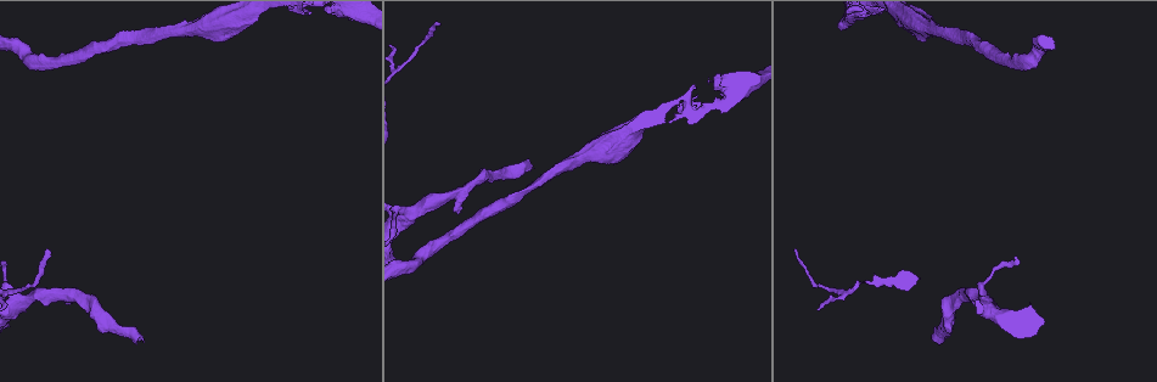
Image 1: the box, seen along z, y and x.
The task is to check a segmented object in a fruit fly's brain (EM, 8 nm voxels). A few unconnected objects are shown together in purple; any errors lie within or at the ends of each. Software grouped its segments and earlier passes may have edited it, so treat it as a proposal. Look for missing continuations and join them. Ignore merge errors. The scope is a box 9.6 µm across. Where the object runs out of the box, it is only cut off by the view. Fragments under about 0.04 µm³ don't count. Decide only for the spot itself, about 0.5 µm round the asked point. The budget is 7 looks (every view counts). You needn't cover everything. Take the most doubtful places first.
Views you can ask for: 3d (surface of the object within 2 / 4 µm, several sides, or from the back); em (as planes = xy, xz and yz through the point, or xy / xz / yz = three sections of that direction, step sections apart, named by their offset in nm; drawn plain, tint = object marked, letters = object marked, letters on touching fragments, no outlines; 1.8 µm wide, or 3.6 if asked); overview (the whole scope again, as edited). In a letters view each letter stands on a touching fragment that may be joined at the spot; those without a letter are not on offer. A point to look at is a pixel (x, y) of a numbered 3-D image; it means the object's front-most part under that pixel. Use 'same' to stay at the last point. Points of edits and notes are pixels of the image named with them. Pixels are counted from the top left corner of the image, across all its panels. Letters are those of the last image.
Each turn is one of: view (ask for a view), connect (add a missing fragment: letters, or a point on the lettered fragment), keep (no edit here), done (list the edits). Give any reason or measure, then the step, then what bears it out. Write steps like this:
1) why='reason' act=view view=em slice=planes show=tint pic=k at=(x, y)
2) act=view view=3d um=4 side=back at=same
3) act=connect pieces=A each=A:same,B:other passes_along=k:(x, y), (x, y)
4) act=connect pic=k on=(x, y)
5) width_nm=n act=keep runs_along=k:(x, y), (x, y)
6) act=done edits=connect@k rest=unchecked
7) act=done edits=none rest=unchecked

why='long arm stops here' act=view view=em um=3.6 slice=yz step=16 show=letters pic=1 at=(939, 340)

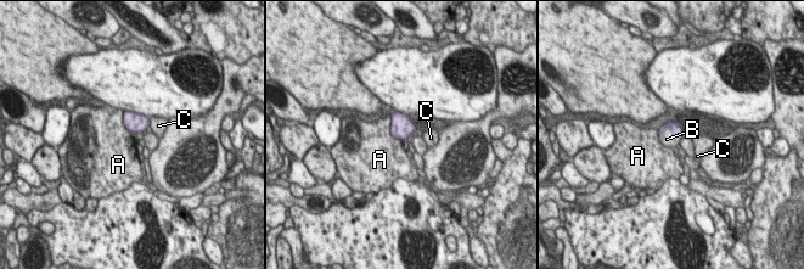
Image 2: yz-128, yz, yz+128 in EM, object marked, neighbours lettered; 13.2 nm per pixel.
why='another direction' act=view view=em um=3.6 slice=planes show=letters at=same

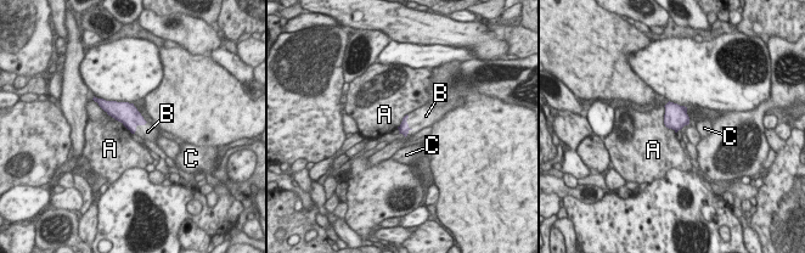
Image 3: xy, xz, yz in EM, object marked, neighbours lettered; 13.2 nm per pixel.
act=connect pieces=B each=A:other,B:same,C:other passes_along=3:(404, 128), (407, 125), (422, 117) found='the neuron continues'

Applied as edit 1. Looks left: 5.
why='sudden change in width' act=view view=em slice=planes show=tint pic=1 at=(988, 300)

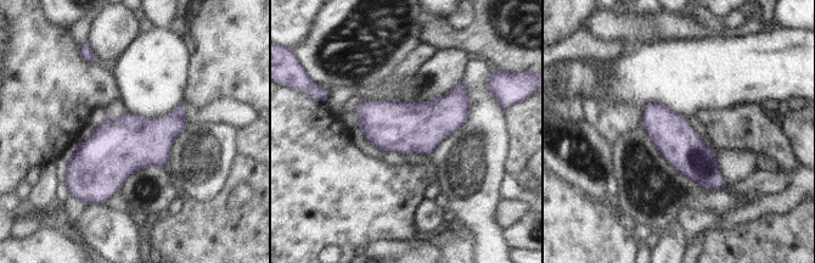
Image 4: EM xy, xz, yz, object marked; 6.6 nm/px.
act=view view=em slice=planes show=letters at=same

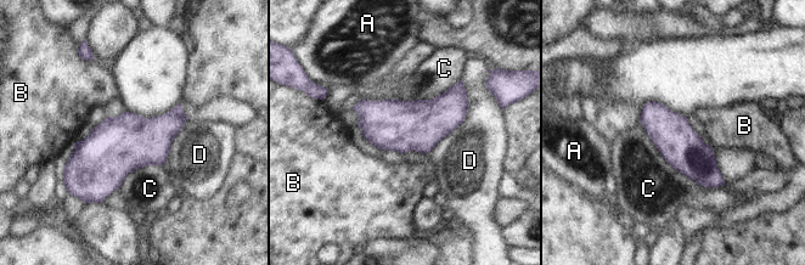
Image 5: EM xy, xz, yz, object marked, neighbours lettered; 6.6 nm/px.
act=keep each=A:other,B:other,C:other,D:other runs_along=5:(647, 106), (654, 117), (719, 182) found='no lettered fragment goes on from it'

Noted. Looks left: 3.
why='calibre changes' act=view view=em um=3.6 slice=planes show=letters pic=1 at=(589, 152)

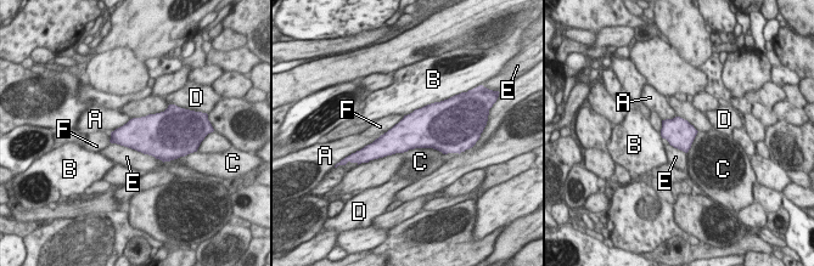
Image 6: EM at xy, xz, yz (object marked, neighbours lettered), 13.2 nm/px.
longest_contact=E:750nm act=keep each=A:other,B:other,C:other,D:other,E:other,F:other found='none of them fits'

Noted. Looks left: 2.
act=done edits=connect@3 rest=unchecked

